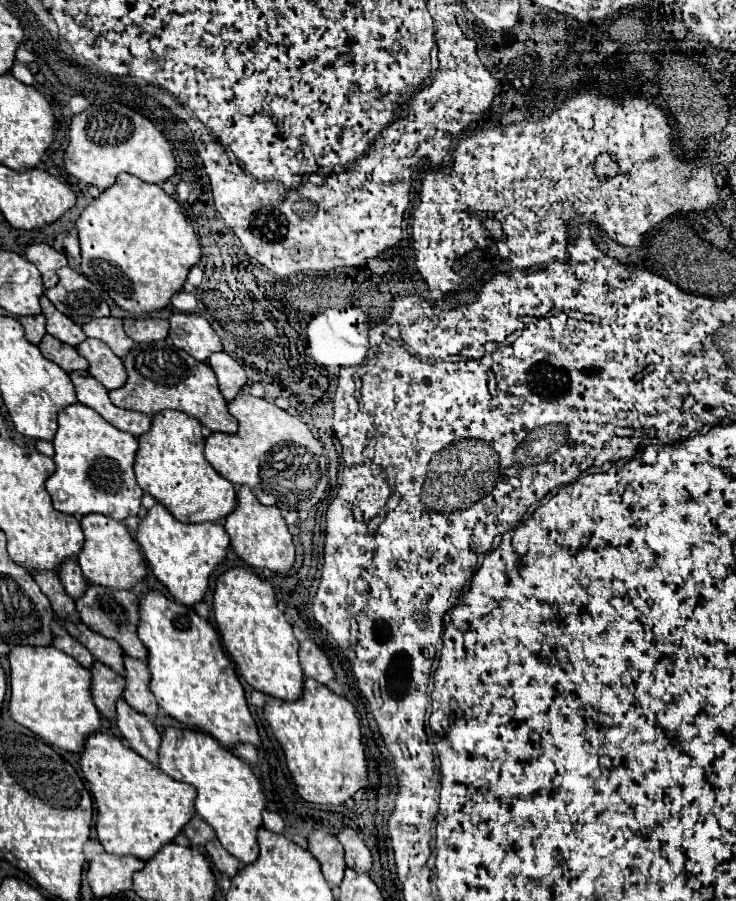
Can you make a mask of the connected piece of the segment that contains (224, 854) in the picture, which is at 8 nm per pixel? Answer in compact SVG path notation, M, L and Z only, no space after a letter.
M216 839L208 841L204 847L206 847L206 853L210 855L210 859L212 859L212 863L214 863L214 867L218 871L222 871L222 873L226 873L226 875L232 877L242 867L242 863L236 857L232 857Z

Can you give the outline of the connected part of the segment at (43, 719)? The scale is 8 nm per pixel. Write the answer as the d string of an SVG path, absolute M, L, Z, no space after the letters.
M14 645L8 651L8 661L12 689L8 703L10 717L50 745L74 753L82 751L86 735L100 729L100 713L88 695L88 669L52 645Z

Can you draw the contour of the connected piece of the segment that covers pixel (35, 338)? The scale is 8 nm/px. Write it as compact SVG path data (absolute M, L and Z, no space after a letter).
M44 315L22 317L22 319L20 319L20 323L22 323L22 327L24 327L26 337L28 337L34 345L38 345L38 343L40 343L40 339L44 337L44 333L46 333L46 319L44 319Z

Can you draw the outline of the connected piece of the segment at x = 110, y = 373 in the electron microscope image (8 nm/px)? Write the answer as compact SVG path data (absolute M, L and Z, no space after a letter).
M84 339L76 351L90 363L88 373L100 381L106 389L122 387L126 381L126 371L122 359L116 357L108 345L98 339Z

